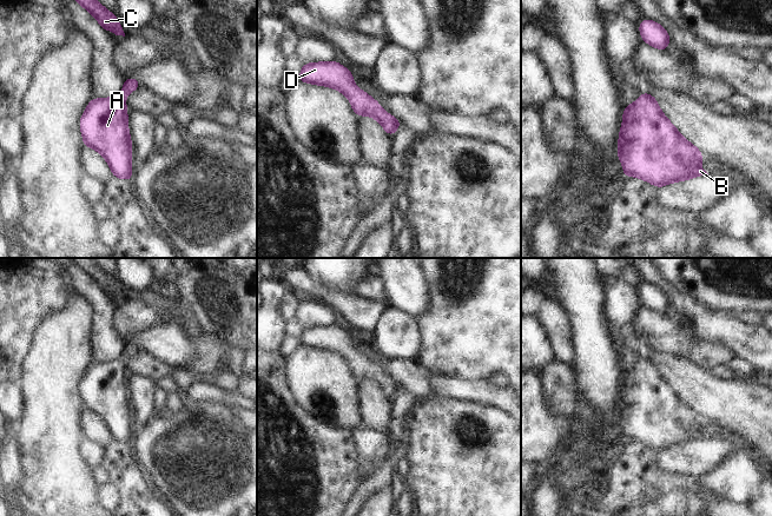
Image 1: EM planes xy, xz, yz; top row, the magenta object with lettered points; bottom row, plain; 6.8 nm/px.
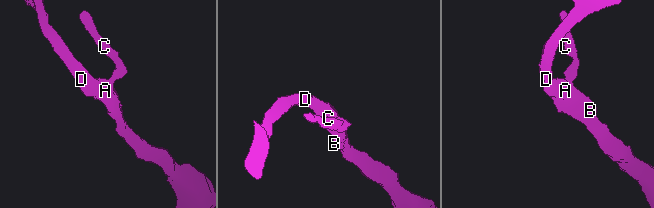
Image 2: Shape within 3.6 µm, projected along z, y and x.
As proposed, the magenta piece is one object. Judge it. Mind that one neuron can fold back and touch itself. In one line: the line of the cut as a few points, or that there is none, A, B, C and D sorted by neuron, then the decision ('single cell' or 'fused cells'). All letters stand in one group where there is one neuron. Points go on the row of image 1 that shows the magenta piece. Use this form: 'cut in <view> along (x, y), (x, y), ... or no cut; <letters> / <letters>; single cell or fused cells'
no cut; A B C D; single cell

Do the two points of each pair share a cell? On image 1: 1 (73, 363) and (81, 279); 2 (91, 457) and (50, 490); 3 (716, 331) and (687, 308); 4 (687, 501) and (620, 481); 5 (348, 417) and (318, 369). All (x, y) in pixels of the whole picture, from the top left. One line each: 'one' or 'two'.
1: two
2: two
3: one
4: one
5: one

